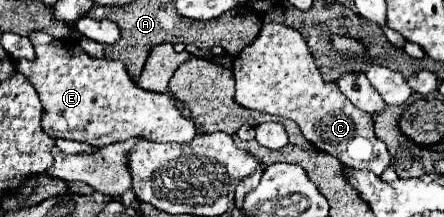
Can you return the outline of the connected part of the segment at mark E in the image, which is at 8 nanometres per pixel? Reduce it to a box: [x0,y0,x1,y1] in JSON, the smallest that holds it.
[16,31,196,147]

